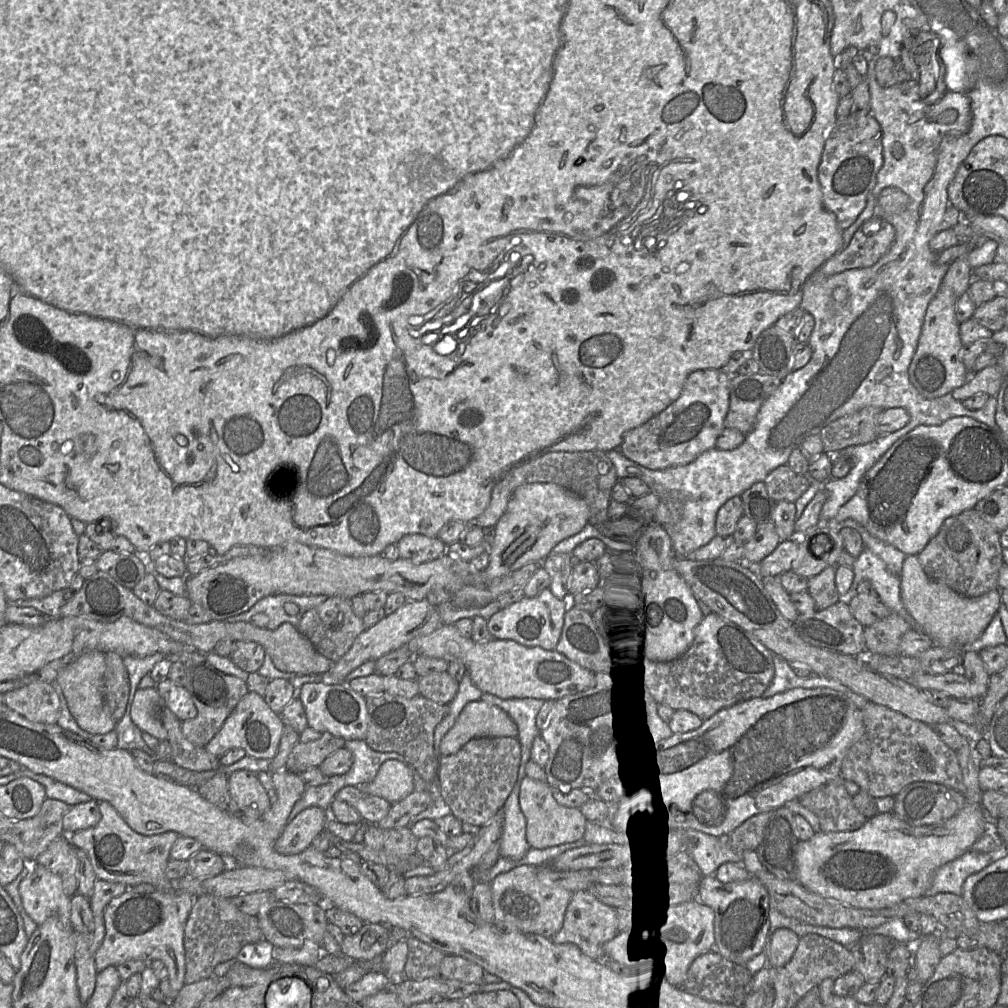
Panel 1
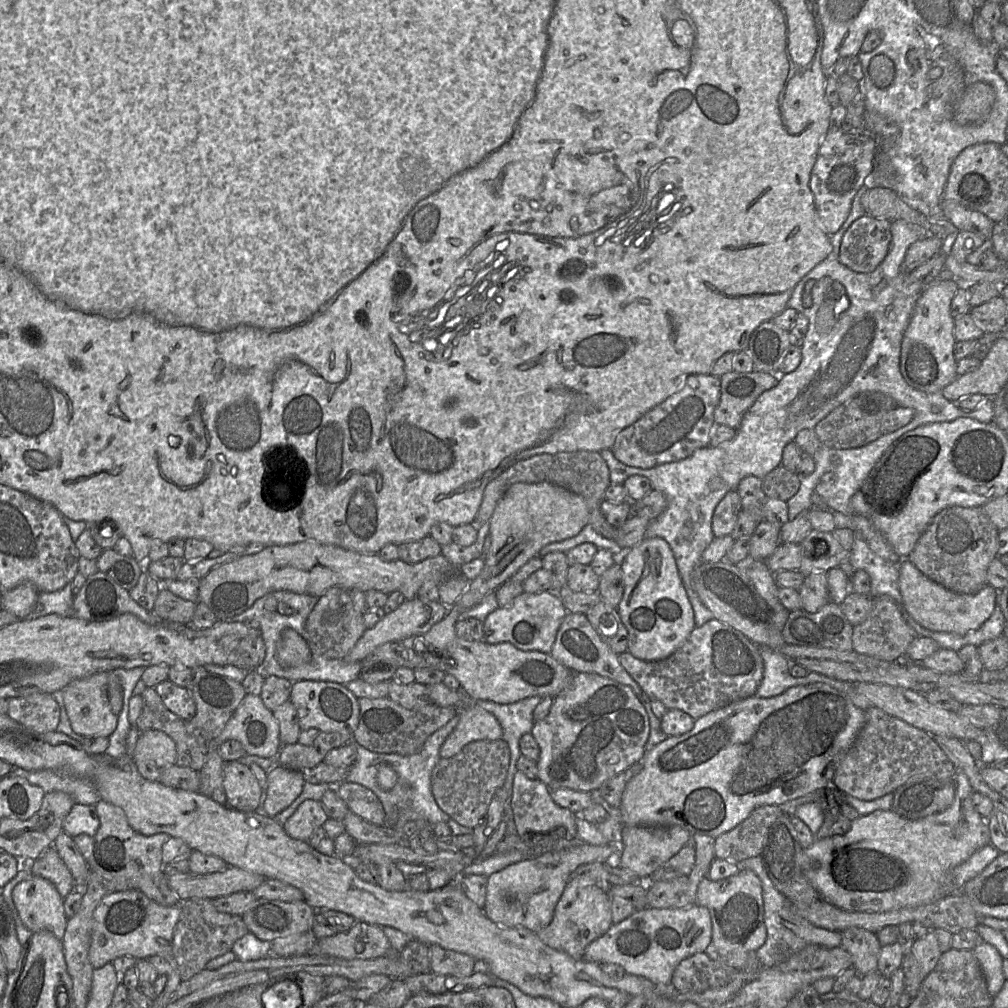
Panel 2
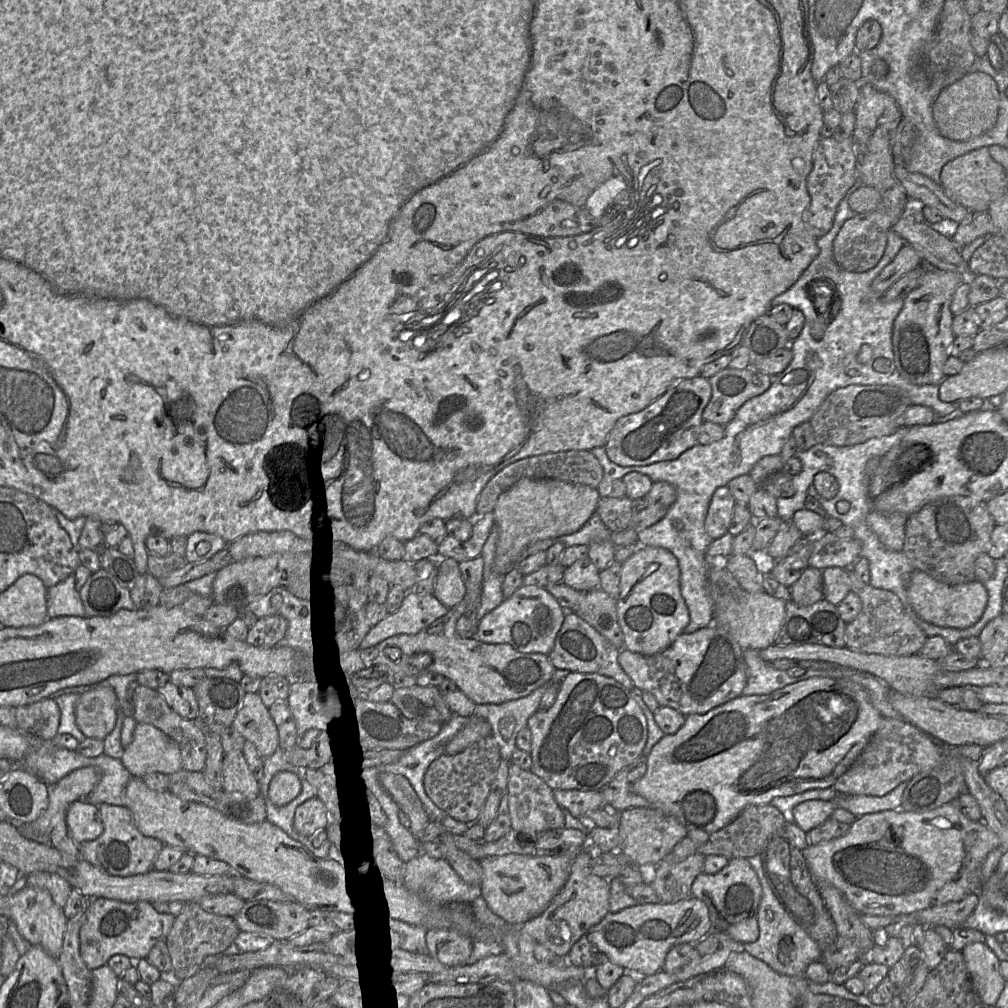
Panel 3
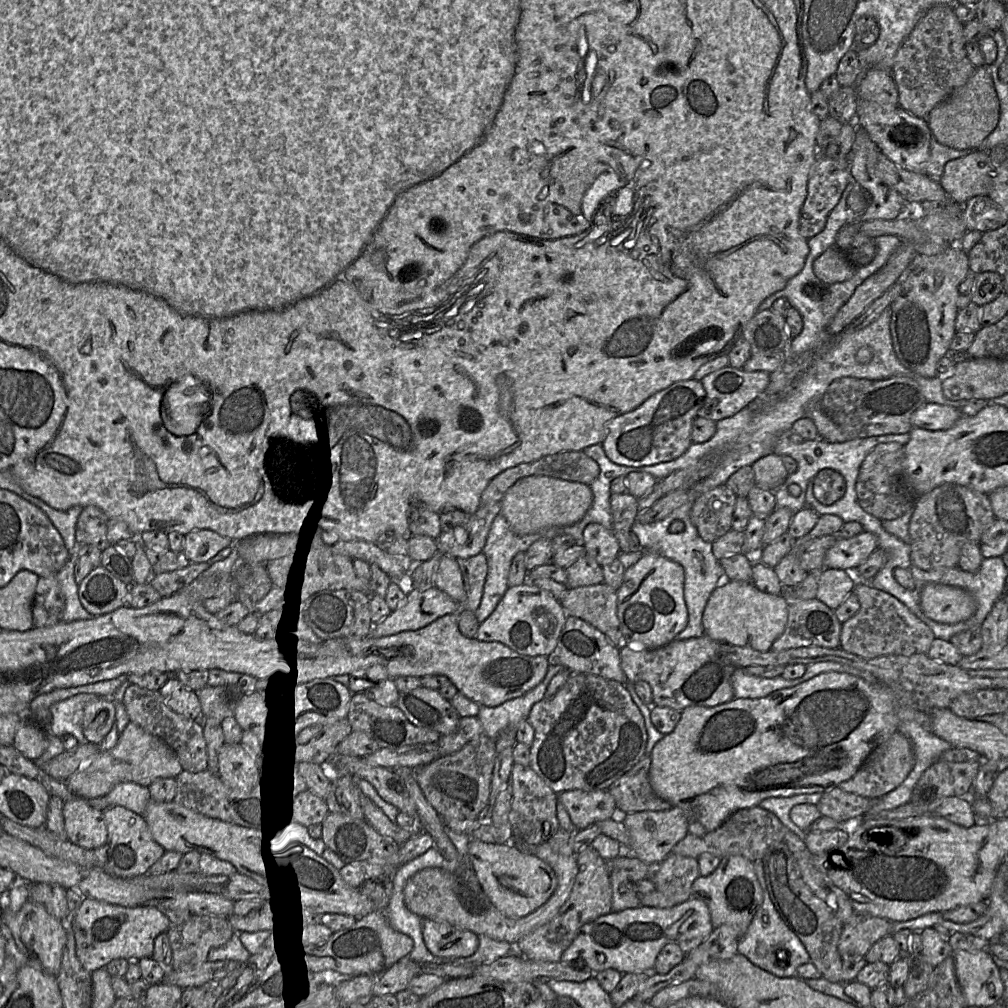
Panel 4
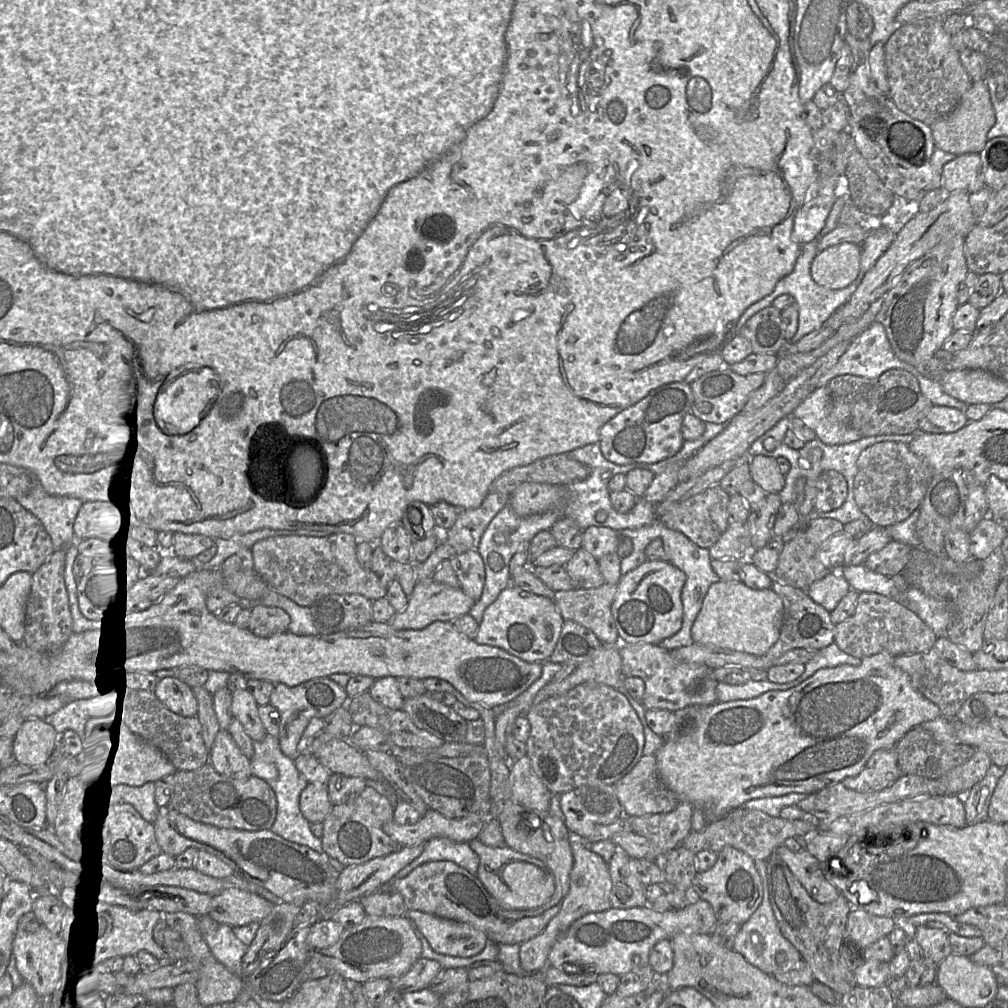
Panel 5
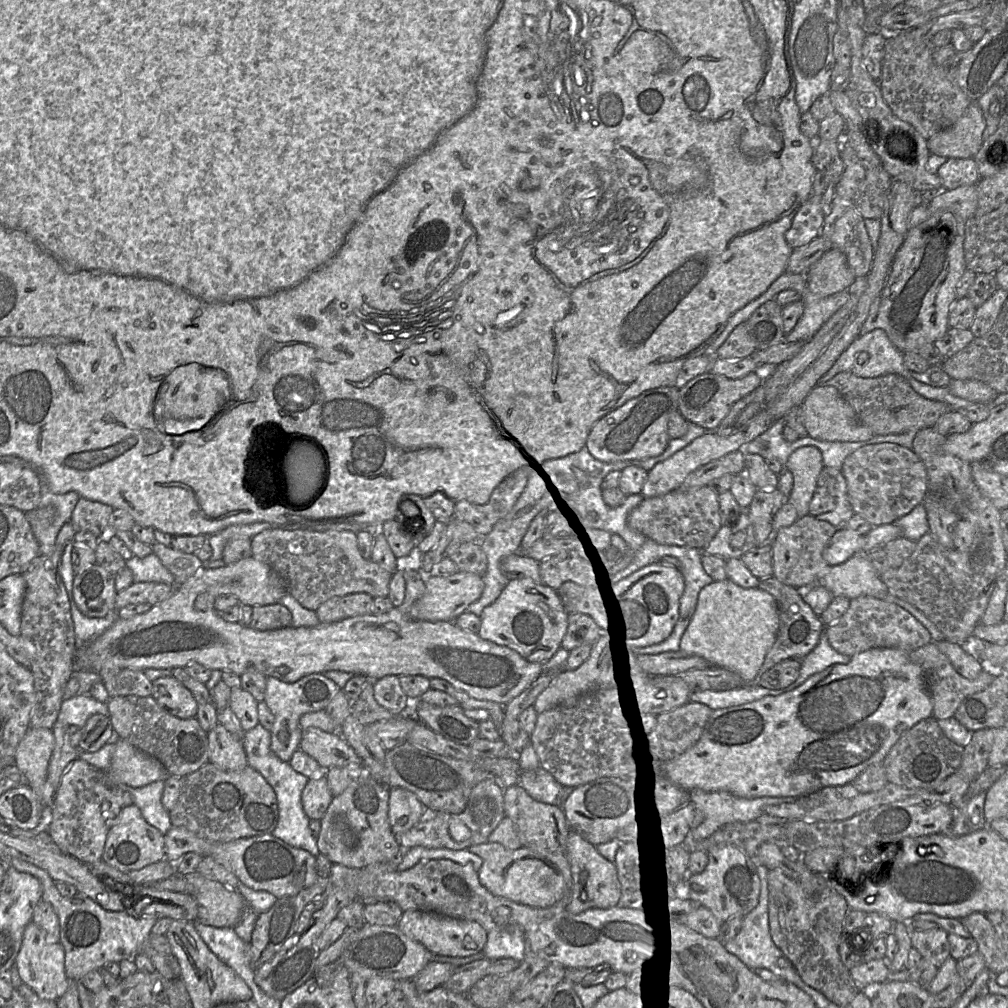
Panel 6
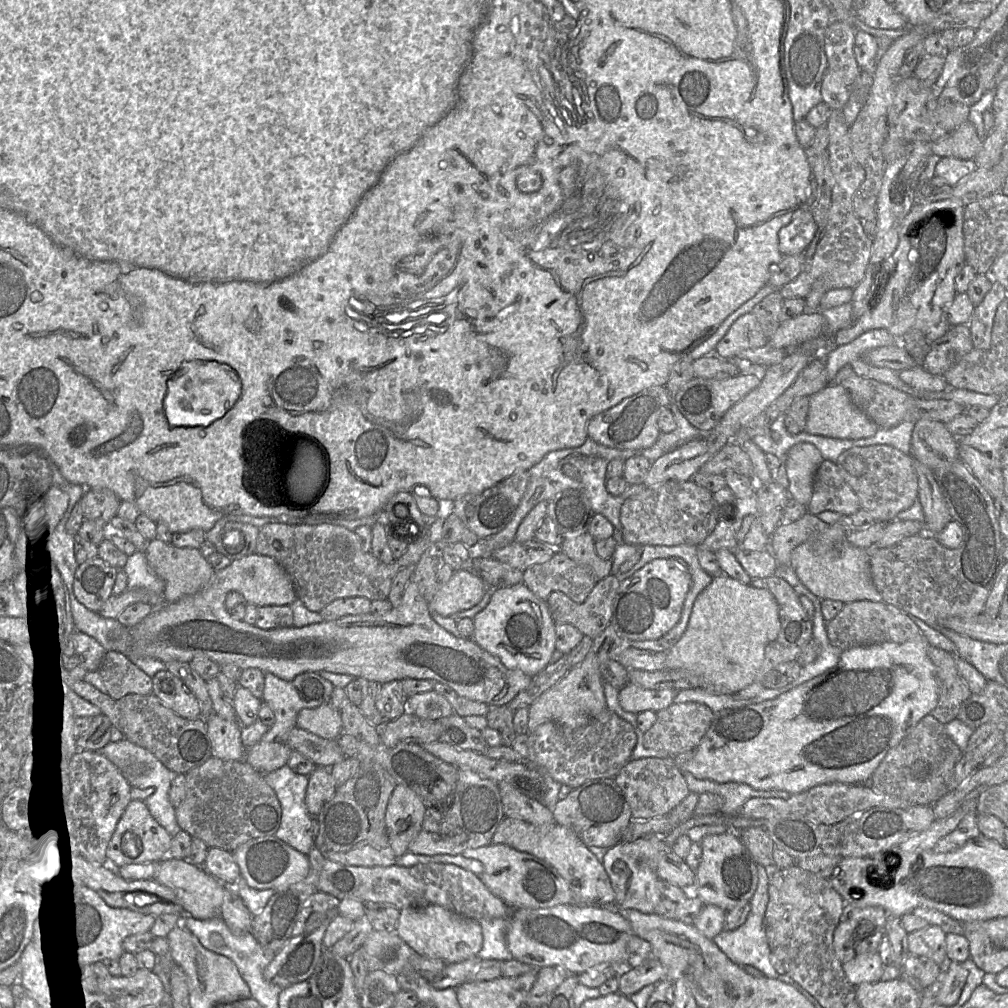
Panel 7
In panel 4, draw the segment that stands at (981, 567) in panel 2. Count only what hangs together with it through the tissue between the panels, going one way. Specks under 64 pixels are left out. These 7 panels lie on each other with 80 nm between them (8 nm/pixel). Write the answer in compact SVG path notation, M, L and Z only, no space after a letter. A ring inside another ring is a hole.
M945 483L918 497L909 524L911 560L923 570L959 567L960 551L967 542L979 543L995 516L989 495L955 483Z

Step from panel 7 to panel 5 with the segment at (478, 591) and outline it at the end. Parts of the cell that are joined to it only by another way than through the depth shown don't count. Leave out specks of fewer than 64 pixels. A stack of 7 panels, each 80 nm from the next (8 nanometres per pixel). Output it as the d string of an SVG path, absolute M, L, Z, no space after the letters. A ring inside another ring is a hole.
M434 580L418 581L409 597L406 609L397 612L388 623L396 630L421 630L436 621L455 621L467 614L474 602L460 587L450 587Z

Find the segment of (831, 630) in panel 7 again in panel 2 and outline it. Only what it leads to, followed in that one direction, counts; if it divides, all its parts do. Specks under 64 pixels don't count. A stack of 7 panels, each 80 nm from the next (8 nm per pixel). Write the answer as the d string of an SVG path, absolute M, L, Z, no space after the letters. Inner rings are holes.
M871 597L872 609L867 619L853 628L853 651L886 662L905 659L909 646L918 636L917 633L905 620L899 606L891 597Z

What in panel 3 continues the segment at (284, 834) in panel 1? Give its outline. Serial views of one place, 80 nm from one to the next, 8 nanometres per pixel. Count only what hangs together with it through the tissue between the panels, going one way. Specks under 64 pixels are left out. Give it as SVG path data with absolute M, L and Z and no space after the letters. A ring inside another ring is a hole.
M316 796L305 800L296 807L293 827L299 834L309 838L317 830L325 829L330 819L329 811Z

